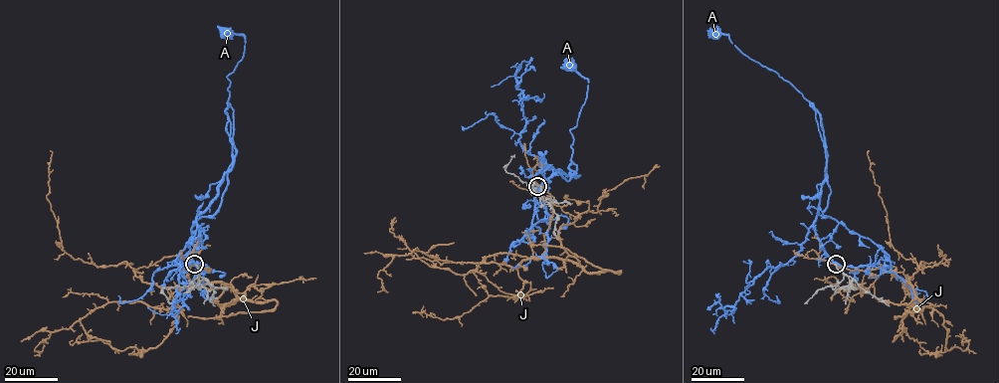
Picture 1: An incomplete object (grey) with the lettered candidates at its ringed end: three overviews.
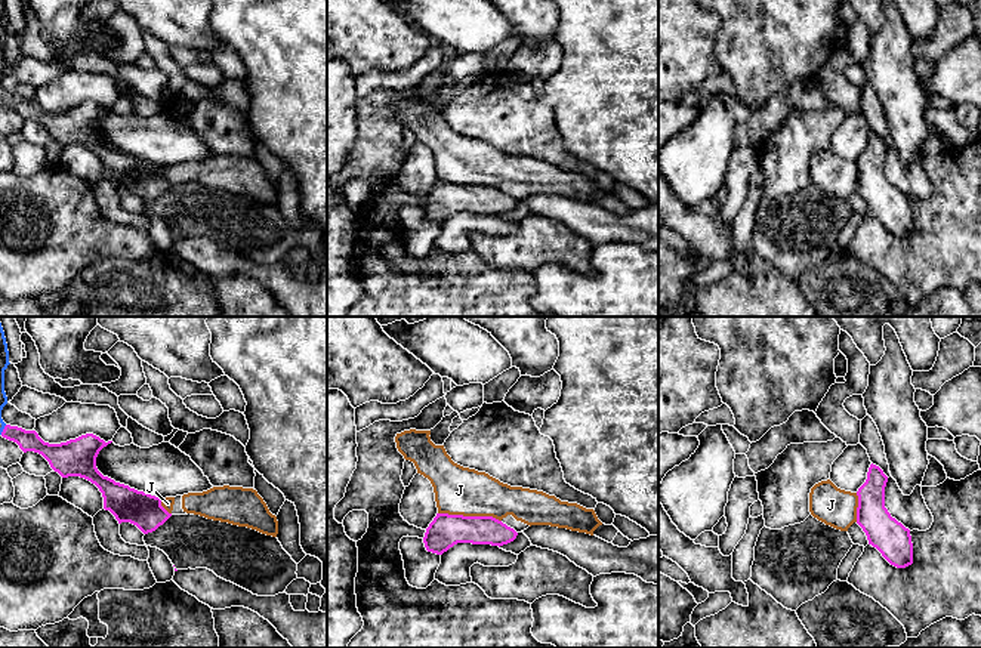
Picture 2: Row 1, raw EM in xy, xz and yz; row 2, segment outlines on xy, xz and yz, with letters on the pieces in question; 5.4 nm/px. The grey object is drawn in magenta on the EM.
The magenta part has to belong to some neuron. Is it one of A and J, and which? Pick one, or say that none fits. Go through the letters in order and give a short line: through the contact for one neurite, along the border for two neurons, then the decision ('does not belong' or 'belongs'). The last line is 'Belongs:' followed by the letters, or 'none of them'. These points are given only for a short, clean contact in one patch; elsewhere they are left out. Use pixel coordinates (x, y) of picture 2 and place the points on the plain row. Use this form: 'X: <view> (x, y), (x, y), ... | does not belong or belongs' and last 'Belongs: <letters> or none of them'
A: xy (27, 108), (3, 98), (0, 86), (3, 68) | belongs
J: xz (438, 181), (491, 184), (500, 190) | does not belong
Belongs: A

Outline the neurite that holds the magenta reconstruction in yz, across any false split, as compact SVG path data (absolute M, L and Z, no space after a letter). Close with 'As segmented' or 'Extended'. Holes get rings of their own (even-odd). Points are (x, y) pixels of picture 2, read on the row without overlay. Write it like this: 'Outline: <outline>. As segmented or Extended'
Outline: M870 133L866 151L858 157L857 192L867 204L869 213L897 237L913 232L913 212L910 198L891 185L885 176L885 155L888 145Z. As segmented

